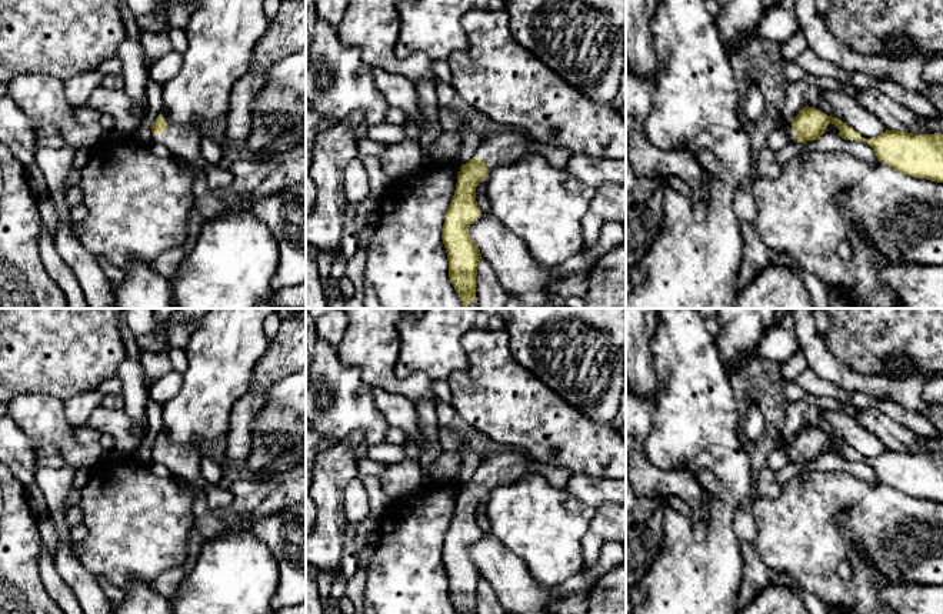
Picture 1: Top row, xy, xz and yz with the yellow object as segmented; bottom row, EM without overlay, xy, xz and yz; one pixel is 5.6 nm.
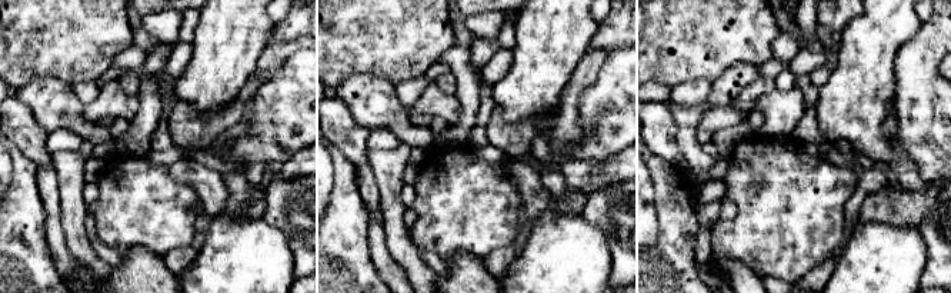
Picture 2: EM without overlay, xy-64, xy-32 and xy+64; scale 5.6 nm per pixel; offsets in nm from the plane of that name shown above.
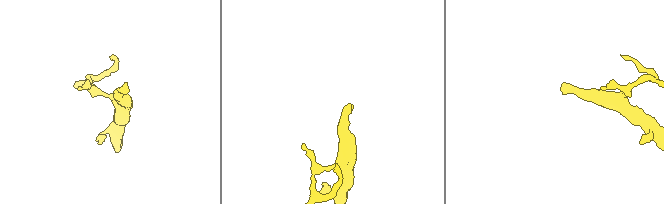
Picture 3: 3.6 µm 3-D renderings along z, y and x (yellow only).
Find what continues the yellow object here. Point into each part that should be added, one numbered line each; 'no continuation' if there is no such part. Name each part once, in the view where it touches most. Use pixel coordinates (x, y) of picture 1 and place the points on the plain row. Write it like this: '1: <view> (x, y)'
1: xy (183, 460)

